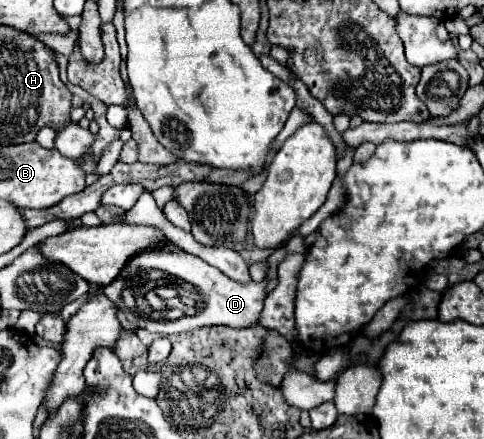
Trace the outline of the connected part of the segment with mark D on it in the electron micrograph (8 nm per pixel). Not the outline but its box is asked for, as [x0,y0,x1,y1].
[16,242,270,336]

